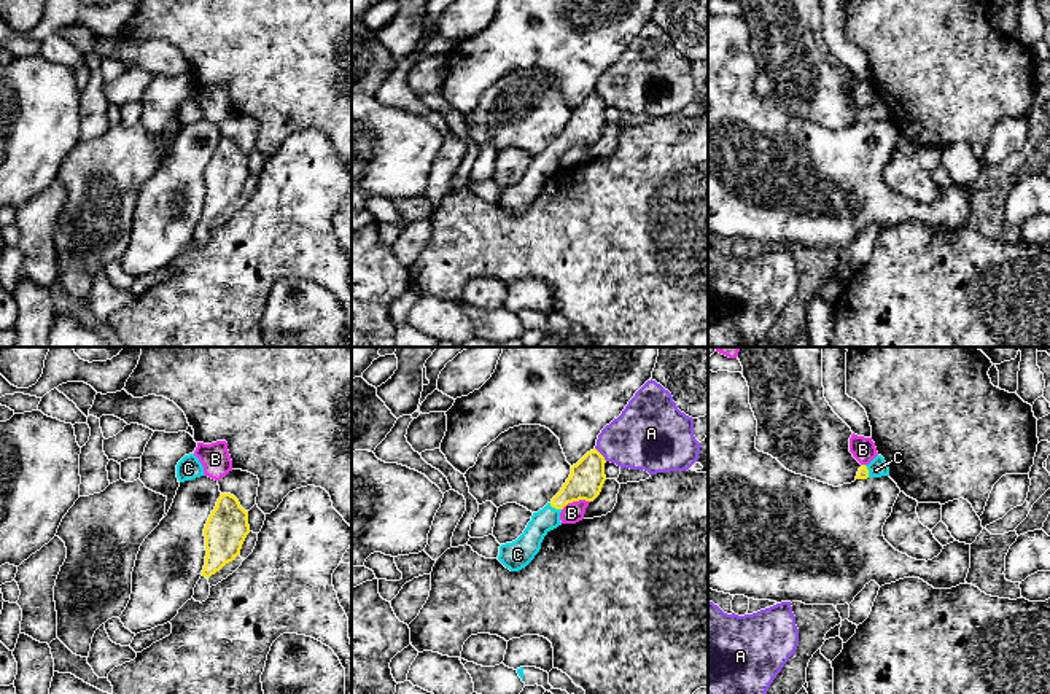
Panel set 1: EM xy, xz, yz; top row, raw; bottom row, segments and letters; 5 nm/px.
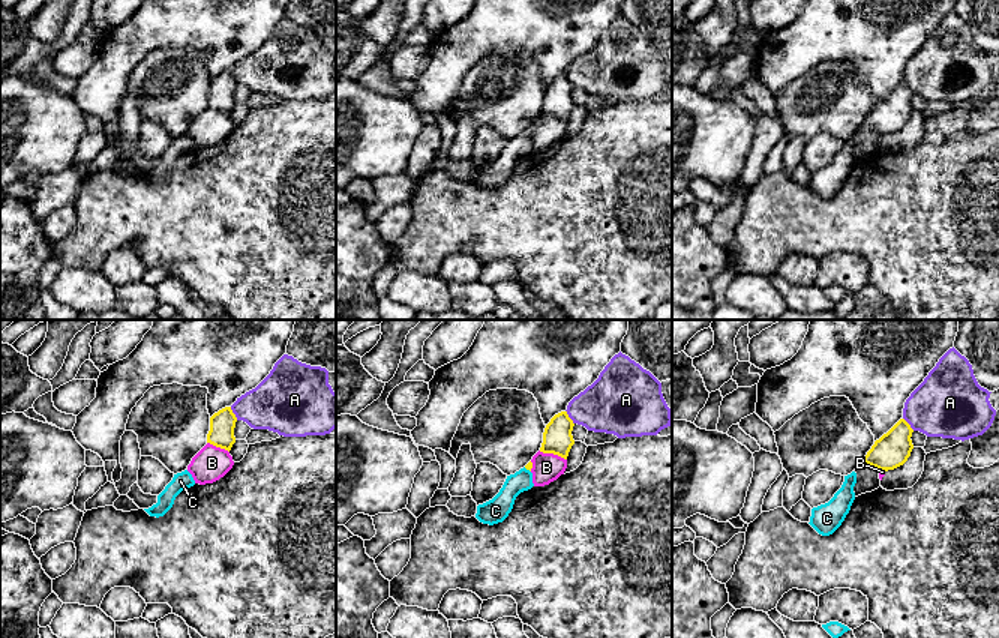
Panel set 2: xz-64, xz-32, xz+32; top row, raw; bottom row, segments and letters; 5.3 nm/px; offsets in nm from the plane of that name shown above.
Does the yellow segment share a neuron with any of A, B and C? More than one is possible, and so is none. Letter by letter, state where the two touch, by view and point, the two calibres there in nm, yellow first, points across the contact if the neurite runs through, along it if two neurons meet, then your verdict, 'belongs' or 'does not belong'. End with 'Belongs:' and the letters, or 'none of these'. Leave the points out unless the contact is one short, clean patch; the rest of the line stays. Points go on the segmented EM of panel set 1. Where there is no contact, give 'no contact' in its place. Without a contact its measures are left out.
A: xz (600, 454) | 180/340 nm | does not belong
B: xz (575, 500) | 180/100 nm | does not belong
C: xz (556, 508) | 180/120 nm | across xz (587, 476), (556, 508), (536, 529), (528, 543) | belongs
Belongs: C

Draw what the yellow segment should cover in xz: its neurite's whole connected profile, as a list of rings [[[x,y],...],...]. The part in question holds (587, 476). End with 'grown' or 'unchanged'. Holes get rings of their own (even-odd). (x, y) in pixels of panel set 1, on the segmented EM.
[[[597,450],[587,452],[576,465],[562,490],[538,513],[533,513],[523,533],[512,543],[500,546],[498,560],[511,571],[525,568],[541,549],[544,536],[562,525],[560,513],[573,501],[593,501],[606,481],[605,457]]] | grown

